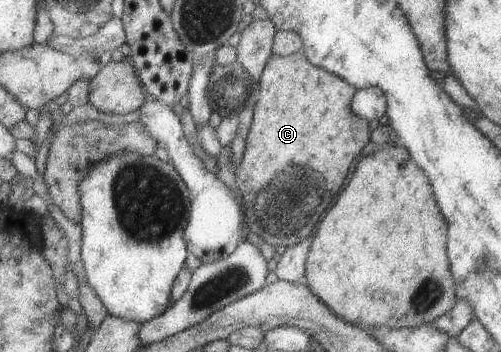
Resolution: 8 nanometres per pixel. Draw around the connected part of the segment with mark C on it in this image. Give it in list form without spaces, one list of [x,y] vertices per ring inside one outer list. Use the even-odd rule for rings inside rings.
[[[301,50],[286,56],[271,53],[267,58],[258,79],[252,120],[244,137],[242,157],[235,166],[234,180],[241,193],[245,228],[271,248],[295,245],[315,231],[329,195],[337,195],[353,157],[370,141],[368,121],[349,111],[353,93],[355,89],[343,79],[311,65]]]

